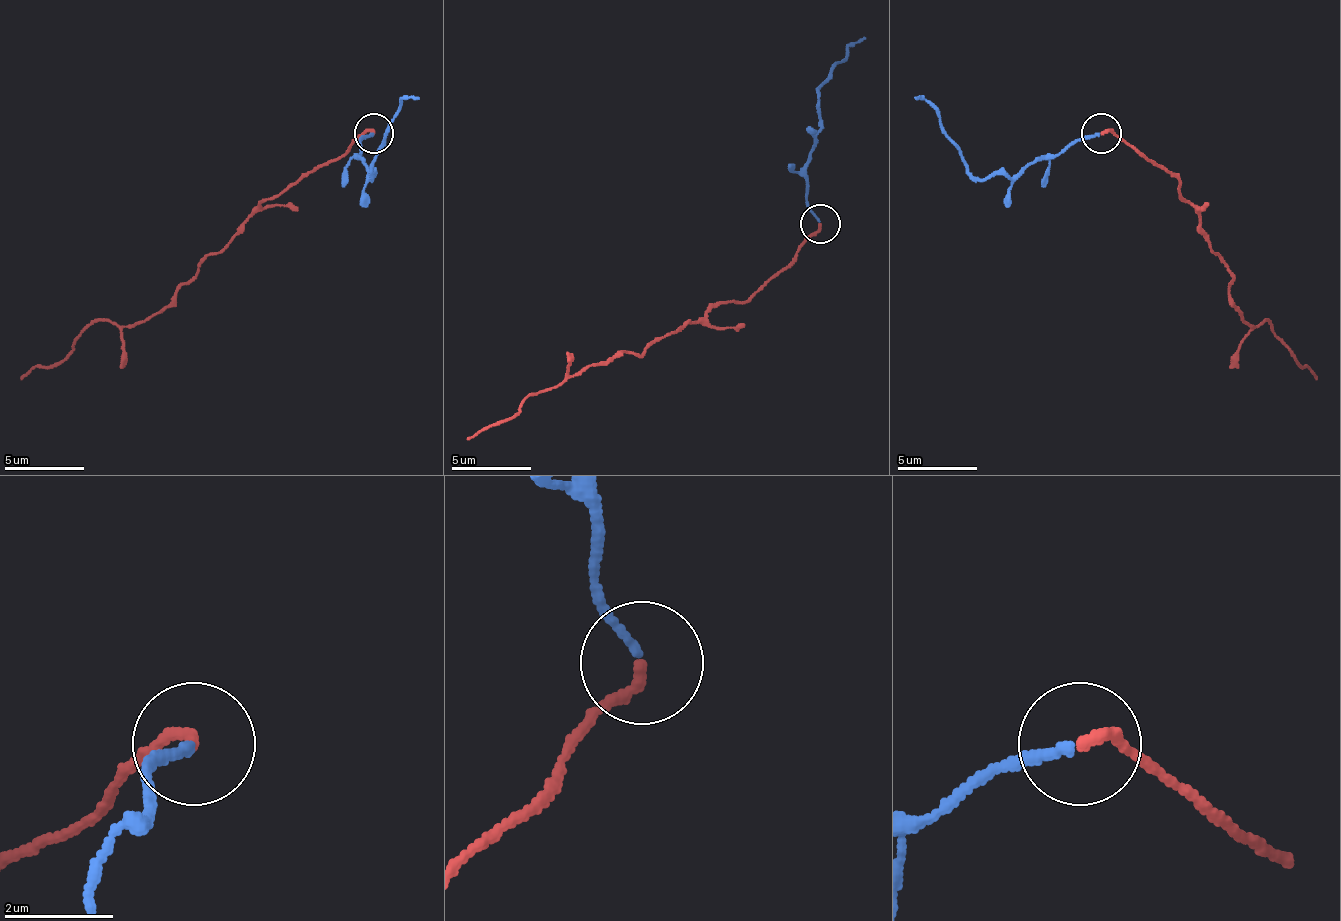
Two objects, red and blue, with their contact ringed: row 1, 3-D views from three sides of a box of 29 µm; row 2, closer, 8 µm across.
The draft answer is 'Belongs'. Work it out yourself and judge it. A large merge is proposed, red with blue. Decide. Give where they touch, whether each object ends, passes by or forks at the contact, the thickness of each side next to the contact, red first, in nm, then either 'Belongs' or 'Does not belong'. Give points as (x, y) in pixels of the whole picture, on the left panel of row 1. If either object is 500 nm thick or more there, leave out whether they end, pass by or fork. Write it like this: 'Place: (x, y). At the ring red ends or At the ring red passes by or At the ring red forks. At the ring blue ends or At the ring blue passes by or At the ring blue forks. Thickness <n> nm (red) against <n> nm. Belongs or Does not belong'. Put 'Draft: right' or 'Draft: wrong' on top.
Draft: right
Place: (373, 133). At the ring red ends. At the ring blue ends. Thickness 220 nm (red) against 160 nm. Belongs

